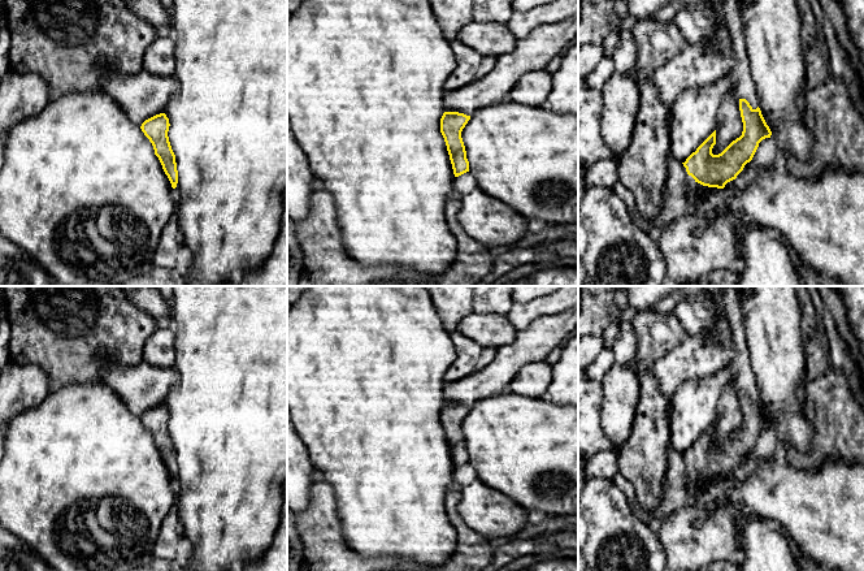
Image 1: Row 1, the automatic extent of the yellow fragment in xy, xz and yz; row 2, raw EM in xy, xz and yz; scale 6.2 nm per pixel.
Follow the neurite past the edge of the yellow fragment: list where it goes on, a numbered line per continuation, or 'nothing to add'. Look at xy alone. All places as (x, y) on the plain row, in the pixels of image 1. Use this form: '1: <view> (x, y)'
nothing to add

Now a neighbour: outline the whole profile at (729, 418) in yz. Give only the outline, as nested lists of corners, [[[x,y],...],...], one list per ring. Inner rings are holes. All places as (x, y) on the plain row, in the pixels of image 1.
[[[737,378],[725,388],[717,406],[715,421],[716,436],[712,440],[713,446],[721,445],[733,432],[742,427],[743,414]]]

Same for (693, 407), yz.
[[[730,364],[709,376],[690,380],[676,389],[669,401],[670,446],[678,453],[686,450],[715,423],[717,406],[725,388],[738,377],[737,368]]]

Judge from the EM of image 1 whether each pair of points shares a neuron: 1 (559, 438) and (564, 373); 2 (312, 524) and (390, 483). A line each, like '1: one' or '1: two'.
1: two
2: two

